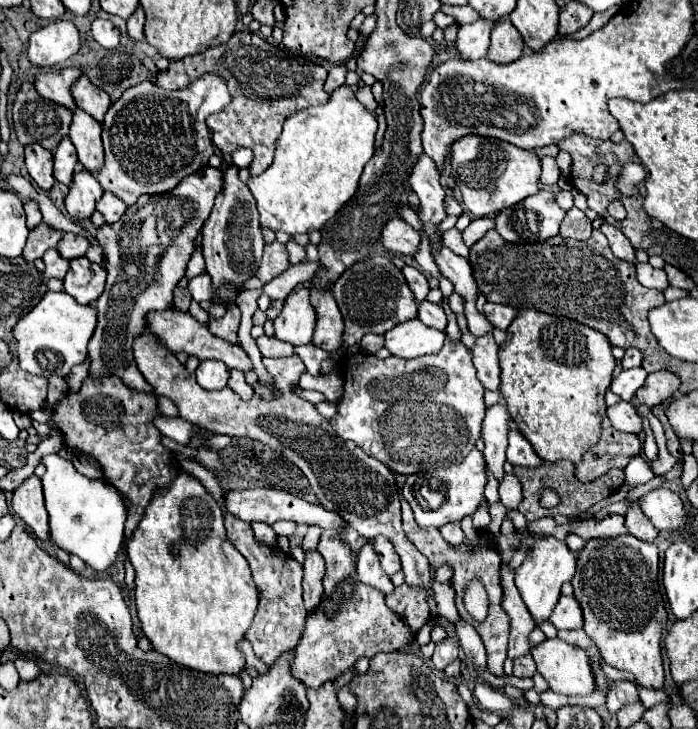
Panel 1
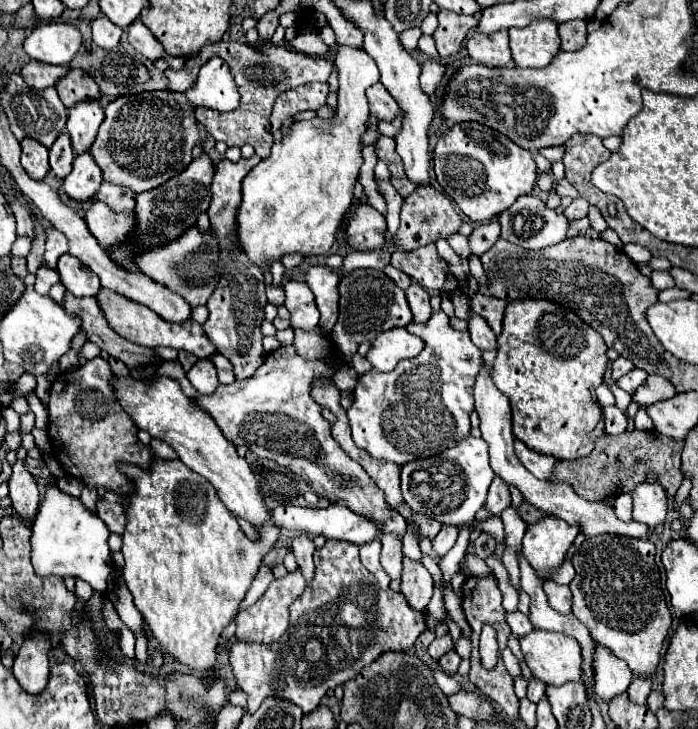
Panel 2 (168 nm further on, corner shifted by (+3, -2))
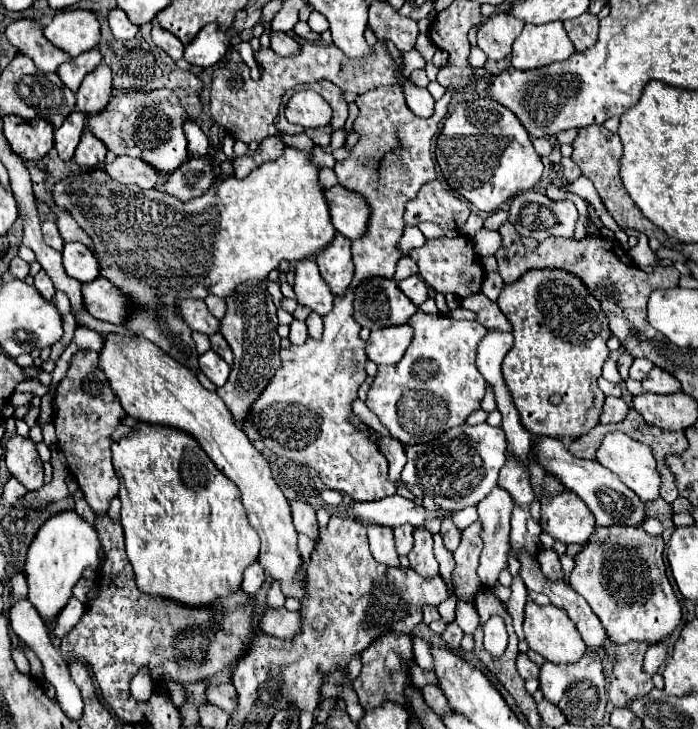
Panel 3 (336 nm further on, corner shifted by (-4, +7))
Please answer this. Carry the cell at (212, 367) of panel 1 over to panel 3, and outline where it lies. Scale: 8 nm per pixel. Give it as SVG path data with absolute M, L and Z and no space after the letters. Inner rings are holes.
M207 351L207 353L203 353L203 355L199 355L199 369L201 369L201 373L205 373L209 379L211 379L211 383L215 383L217 387L221 387L225 381L227 381L227 377L229 377L229 365L215 353L215 351Z

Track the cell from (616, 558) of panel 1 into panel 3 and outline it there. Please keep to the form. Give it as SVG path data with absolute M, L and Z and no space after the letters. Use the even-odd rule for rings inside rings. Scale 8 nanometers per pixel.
M597 527L589 541L583 545L583 551L575 557L575 569L569 575L569 585L591 605L595 615L601 619L607 635L617 645L629 641L643 641L655 645L665 641L681 621L681 605L675 597L675 591L667 579L663 563L663 537L653 537L641 527Z

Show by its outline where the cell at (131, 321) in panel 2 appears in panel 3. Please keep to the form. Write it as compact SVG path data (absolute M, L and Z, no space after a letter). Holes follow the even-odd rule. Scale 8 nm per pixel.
M105 277L83 283L83 301L89 315L115 325L123 325L133 311L133 299Z

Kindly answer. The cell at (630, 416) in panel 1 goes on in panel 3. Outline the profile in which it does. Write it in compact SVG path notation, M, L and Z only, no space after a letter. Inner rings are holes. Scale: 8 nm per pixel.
M607 397L601 413L603 423L619 423L629 415L629 405L621 397Z

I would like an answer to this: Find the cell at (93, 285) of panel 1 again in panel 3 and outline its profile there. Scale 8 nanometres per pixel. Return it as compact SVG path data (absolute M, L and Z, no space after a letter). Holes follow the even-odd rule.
M65 243L63 265L67 273L81 283L89 283L99 277L97 257L83 243Z

